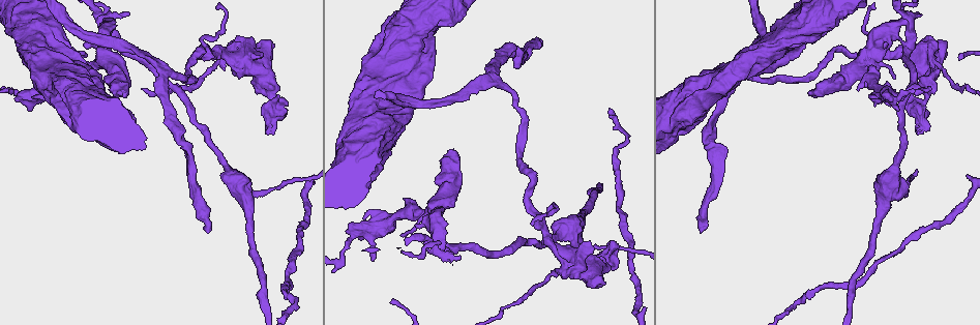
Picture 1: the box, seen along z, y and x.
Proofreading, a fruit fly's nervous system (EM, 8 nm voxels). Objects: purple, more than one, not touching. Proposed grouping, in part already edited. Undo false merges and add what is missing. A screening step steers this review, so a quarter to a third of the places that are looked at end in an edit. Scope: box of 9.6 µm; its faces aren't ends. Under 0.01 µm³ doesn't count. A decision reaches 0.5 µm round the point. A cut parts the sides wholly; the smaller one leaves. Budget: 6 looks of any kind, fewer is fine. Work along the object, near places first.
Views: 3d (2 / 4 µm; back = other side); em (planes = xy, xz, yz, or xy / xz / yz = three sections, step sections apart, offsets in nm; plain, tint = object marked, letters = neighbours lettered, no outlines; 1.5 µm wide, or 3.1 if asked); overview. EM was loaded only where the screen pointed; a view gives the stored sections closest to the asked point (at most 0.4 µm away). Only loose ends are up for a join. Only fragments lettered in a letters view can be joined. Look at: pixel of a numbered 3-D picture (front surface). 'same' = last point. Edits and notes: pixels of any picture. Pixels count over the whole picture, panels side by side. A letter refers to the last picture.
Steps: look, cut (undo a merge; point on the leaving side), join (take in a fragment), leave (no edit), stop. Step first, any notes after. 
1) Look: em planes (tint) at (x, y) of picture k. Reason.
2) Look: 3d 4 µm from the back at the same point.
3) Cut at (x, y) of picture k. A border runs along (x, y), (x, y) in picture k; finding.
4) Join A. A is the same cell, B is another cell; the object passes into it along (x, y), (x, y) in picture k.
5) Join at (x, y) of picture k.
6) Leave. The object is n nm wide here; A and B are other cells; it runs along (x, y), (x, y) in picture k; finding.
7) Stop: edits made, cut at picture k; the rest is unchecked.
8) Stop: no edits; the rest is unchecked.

Look: 3d 4 µm at (208, 231) of picture 1. An open end.

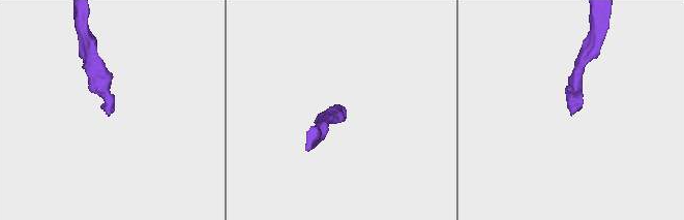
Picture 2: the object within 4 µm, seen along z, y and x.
Look: em xz step 4 (letters) at (343, 109) of picture 2.

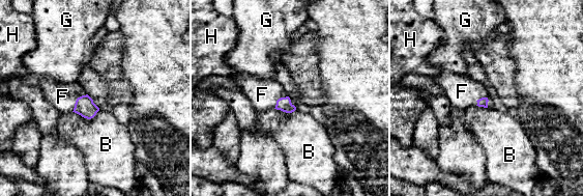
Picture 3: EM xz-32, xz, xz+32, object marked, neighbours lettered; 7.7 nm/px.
Join F. The object is 150 nm wide here; F is the same cell, B, G and H are other cells; the cell continues.

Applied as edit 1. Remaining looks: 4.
Look: overview.

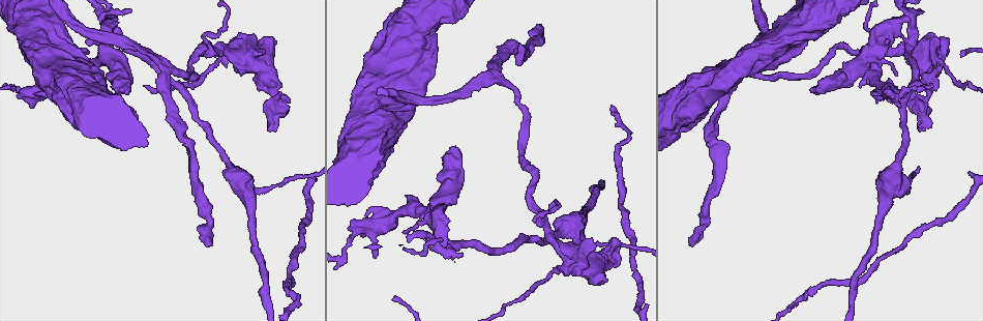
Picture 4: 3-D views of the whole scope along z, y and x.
Look: 3d 4 µm at (520, 50) of picture 4. Arms part here.

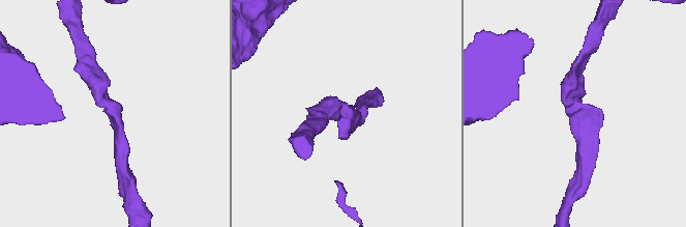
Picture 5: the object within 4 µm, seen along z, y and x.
Look: em xz step 4 (plain) at (116, 111) of picture 5.

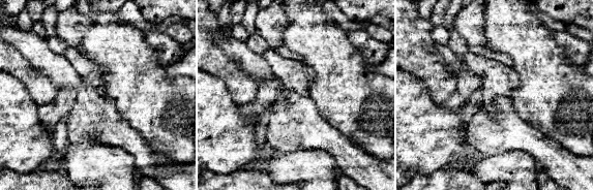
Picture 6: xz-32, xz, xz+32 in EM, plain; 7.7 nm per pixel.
Look: em xz step 4 (letters) at the same point.

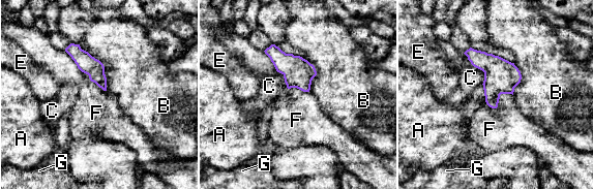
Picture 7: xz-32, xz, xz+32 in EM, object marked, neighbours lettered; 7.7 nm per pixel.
Leave. A, B, C, E, F and G are other cells; a border runs along (87, 51), (104, 66), (106, 91) in picture 7; all the same cell.

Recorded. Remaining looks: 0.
Stop: edits made, join at picture 3; the rest is unchecked.

